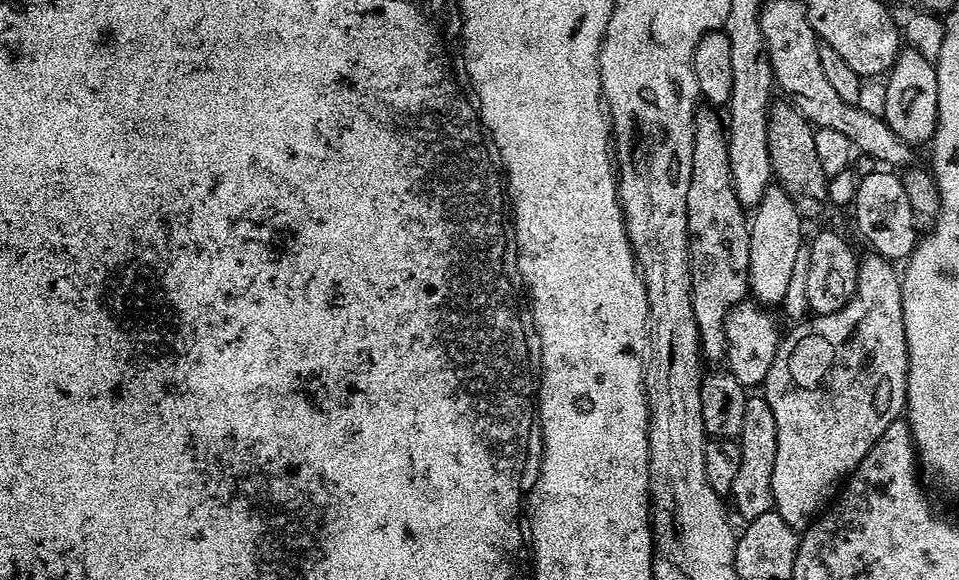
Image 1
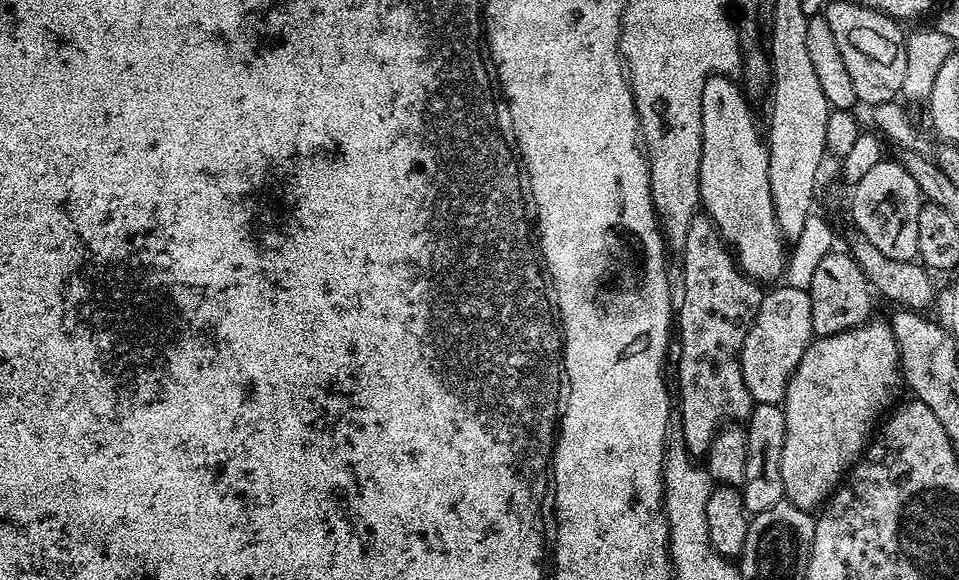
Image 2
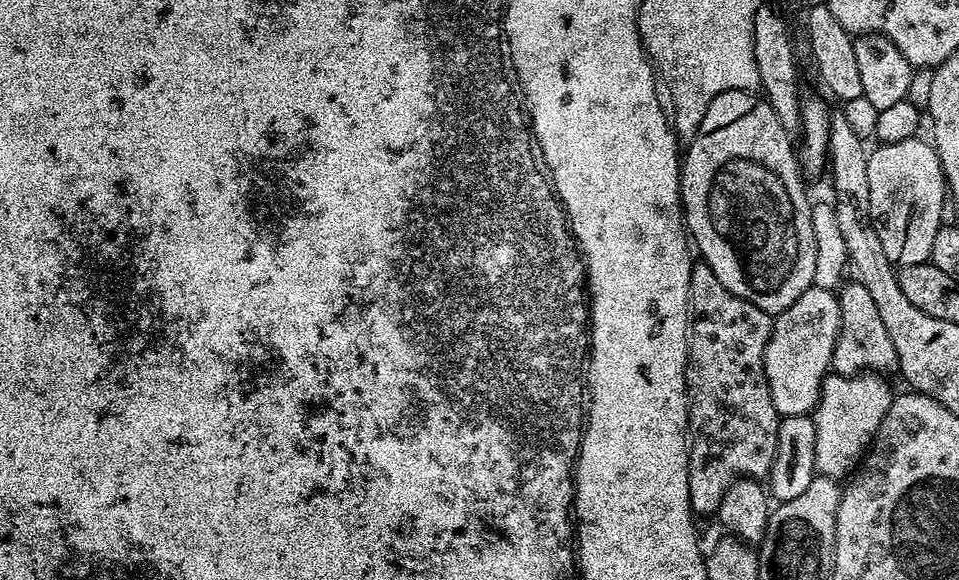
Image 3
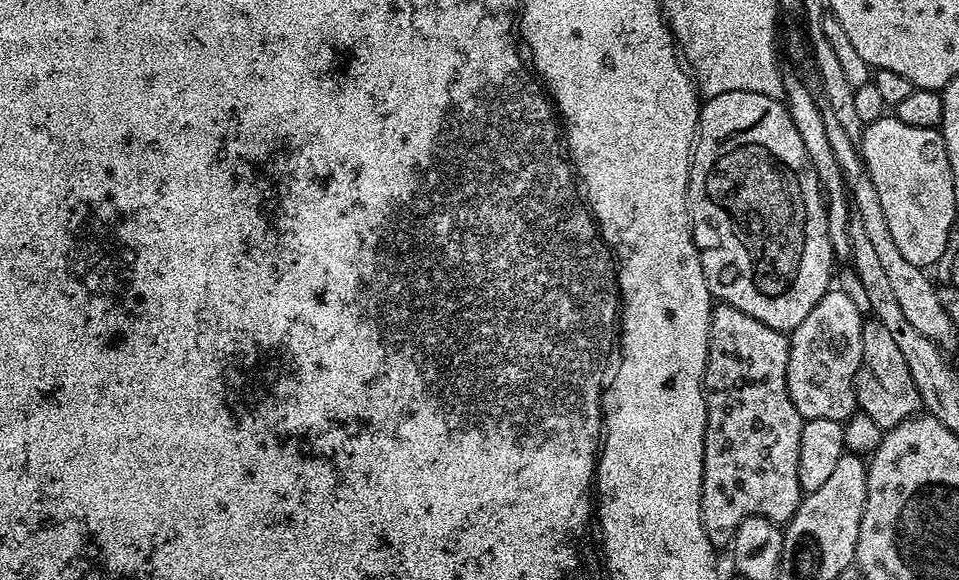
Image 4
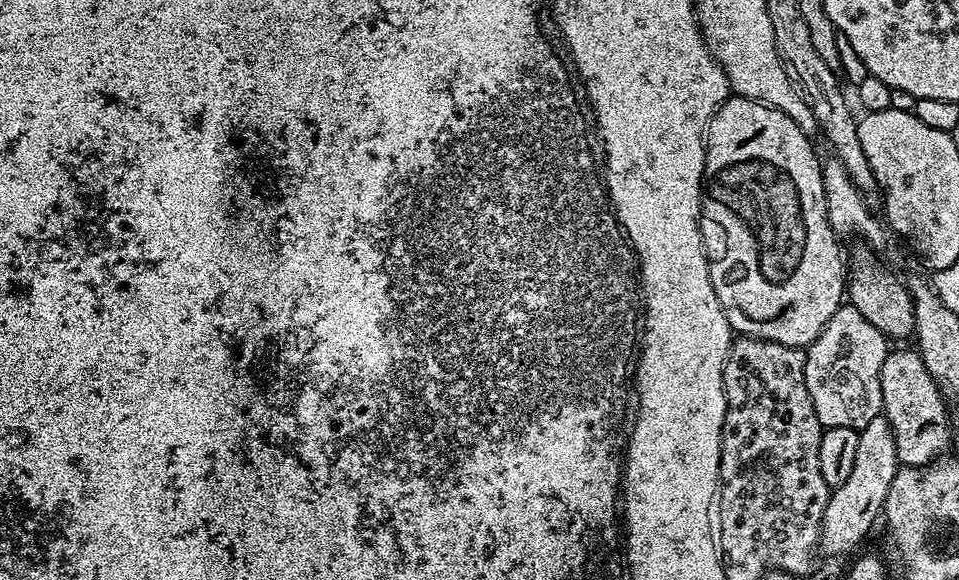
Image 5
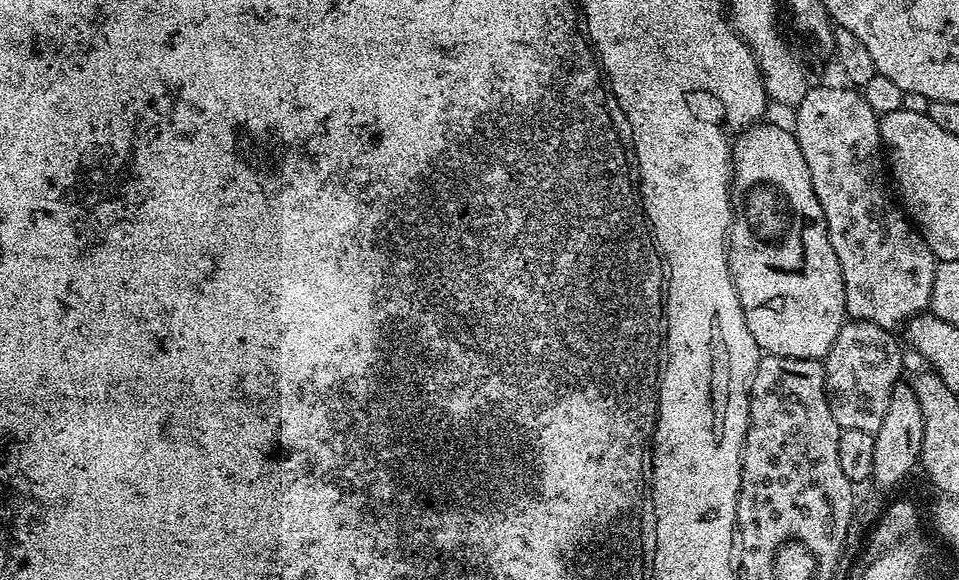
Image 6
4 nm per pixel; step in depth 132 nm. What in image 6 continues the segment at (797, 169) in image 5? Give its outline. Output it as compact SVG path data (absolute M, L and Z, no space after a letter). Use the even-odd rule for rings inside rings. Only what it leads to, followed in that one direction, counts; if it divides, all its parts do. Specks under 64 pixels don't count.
M757 122L741 131L732 144L732 226L728 233L728 265L744 307L744 317L761 353L823 361L846 322L844 283L838 254L830 246L826 218L810 182L810 166L802 158L795 135L776 124Z

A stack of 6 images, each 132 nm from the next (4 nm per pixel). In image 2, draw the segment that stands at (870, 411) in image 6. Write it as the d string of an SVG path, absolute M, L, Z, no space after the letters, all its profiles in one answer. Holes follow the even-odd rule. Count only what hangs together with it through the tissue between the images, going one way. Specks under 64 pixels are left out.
M781 286L773 292L764 292L764 301L758 310L758 314L748 333L746 342L740 351L740 365L742 374L746 378L746 388L750 390L753 401L756 404L783 405L784 395L788 390L790 378L795 374L796 368L802 362L802 354L813 342L812 330L812 298L809 289L794 289L789 286Z

